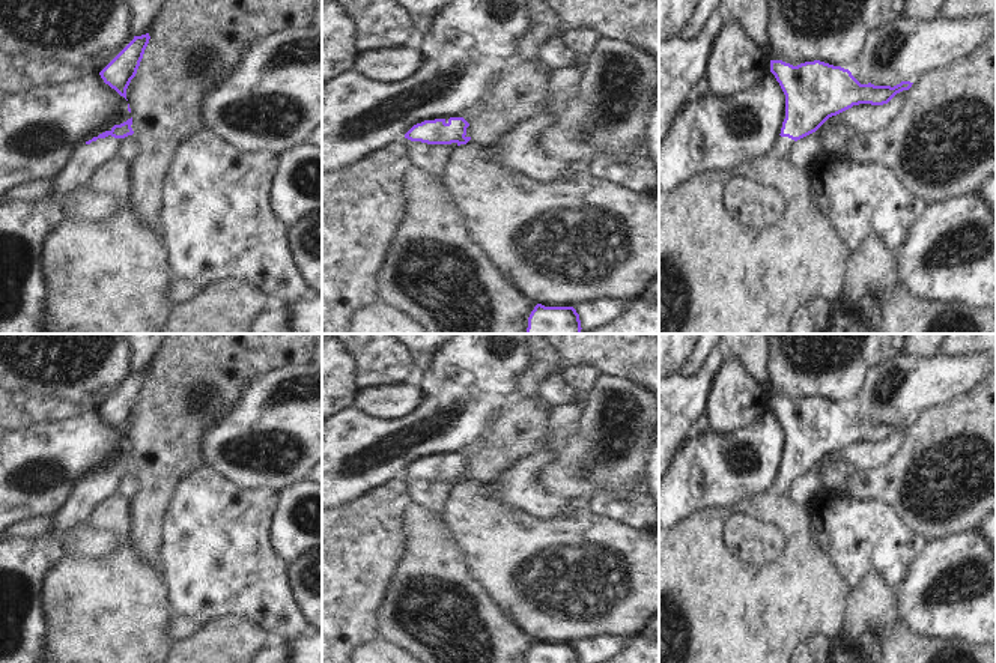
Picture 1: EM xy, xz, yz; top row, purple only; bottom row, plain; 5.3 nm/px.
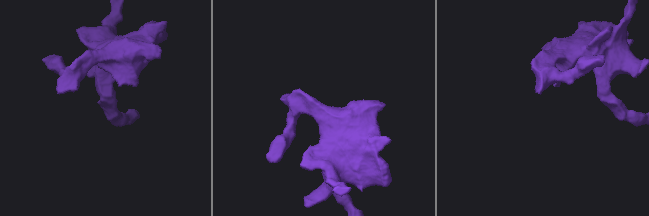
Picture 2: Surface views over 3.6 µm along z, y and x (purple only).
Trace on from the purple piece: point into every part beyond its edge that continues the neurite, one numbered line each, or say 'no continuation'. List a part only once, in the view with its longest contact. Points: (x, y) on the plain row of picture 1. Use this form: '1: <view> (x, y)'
1: xy (26, 564)

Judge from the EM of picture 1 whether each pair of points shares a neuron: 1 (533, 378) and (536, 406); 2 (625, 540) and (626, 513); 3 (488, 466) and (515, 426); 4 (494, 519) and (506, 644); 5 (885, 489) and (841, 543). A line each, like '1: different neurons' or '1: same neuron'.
1: different neurons
2: different neurons
3: same neuron
4: different neurons
5: different neurons

